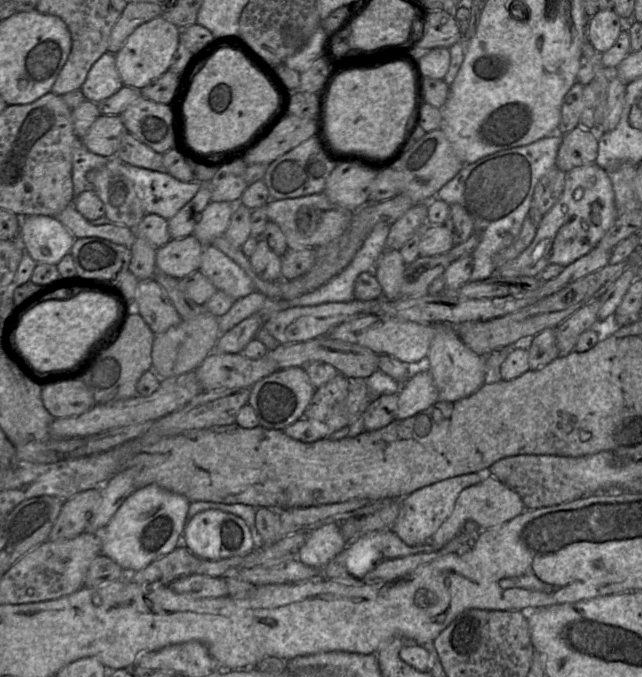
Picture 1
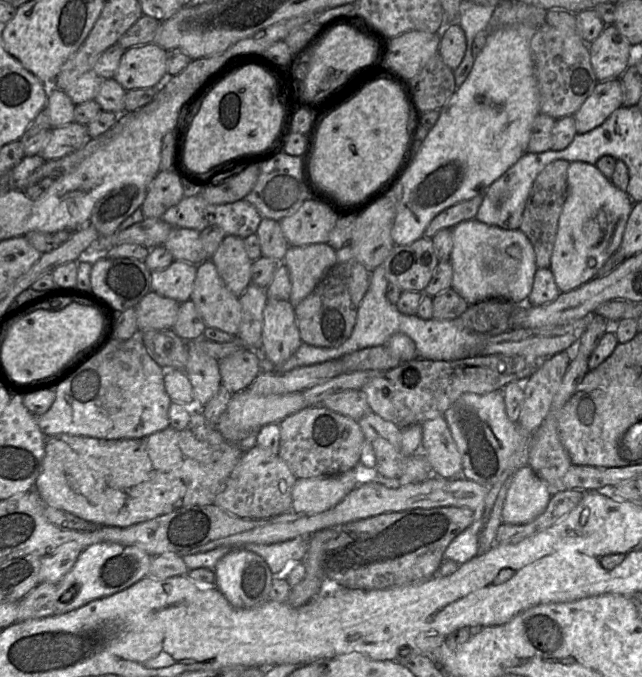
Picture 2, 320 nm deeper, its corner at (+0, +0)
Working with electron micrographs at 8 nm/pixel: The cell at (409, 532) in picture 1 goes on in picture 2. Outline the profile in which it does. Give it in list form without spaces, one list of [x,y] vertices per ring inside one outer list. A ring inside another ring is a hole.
[[[478,516],[468,528],[457,535],[446,548],[443,561],[452,560],[461,565],[479,554],[479,533],[482,521]]]

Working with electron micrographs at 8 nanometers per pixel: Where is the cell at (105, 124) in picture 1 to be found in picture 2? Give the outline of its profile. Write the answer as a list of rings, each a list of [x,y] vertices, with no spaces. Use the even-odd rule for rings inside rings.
[[[72,122],[62,127],[53,128],[39,155],[45,161],[59,159],[81,149],[89,140],[87,125]]]

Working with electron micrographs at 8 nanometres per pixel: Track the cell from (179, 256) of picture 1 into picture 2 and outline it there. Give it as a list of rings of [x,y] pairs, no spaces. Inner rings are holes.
[[[174,260],[163,270],[151,271],[151,290],[184,303],[191,297],[196,274],[197,265]]]

